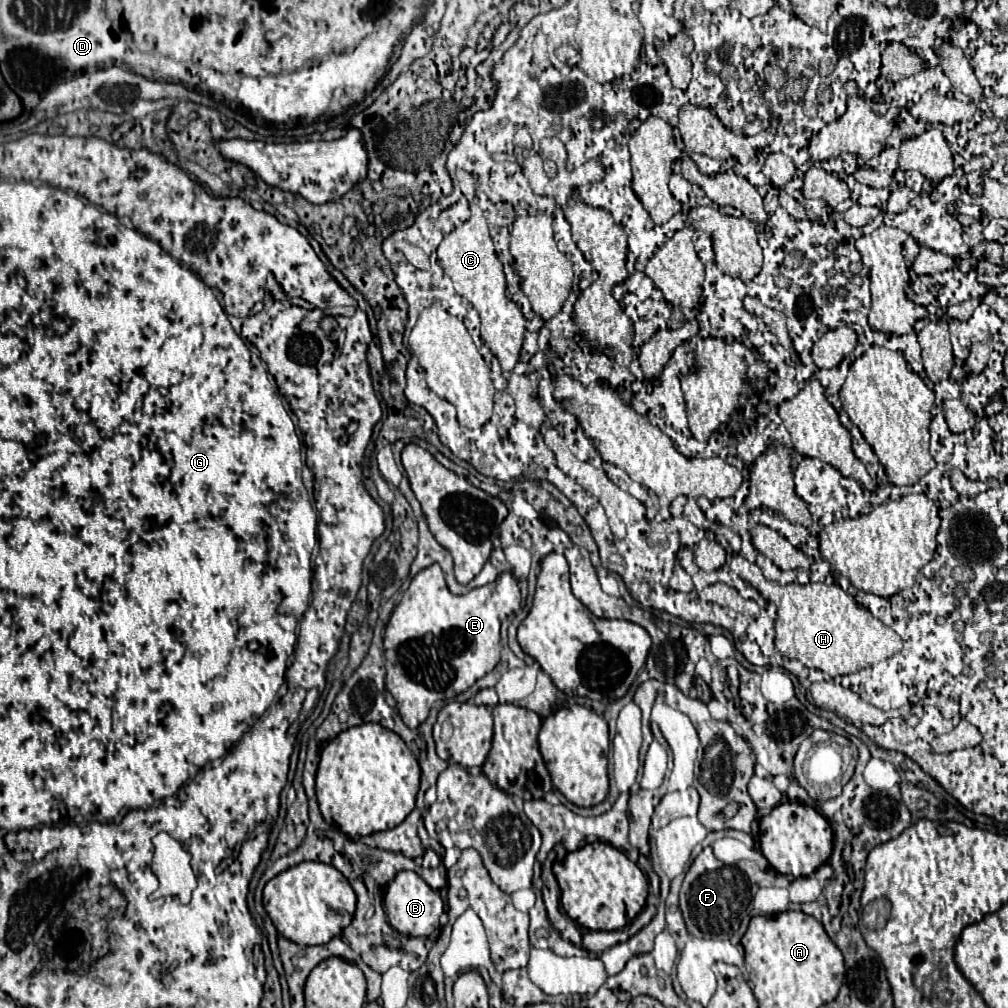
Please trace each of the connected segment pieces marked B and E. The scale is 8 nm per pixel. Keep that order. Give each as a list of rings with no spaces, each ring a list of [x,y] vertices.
[[[401,870],[397,876],[387,884],[383,906],[389,918],[389,924],[407,936],[433,936],[435,930],[439,930],[439,916],[443,914],[443,900],[437,890],[429,888],[421,876],[415,872]]]
[[[431,564],[411,580],[409,588],[403,592],[401,602],[393,610],[391,620],[387,622],[383,638],[385,670],[387,670],[385,686],[397,702],[397,710],[401,706],[401,718],[409,728],[417,728],[427,718],[435,702],[453,700],[457,694],[465,692],[469,686],[473,686],[479,678],[483,678],[497,666],[501,654],[499,644],[501,620],[507,618],[511,612],[515,612],[521,606],[519,602],[521,602],[519,586],[511,572],[501,572],[495,582],[473,588],[465,596],[449,592],[439,564]]]

